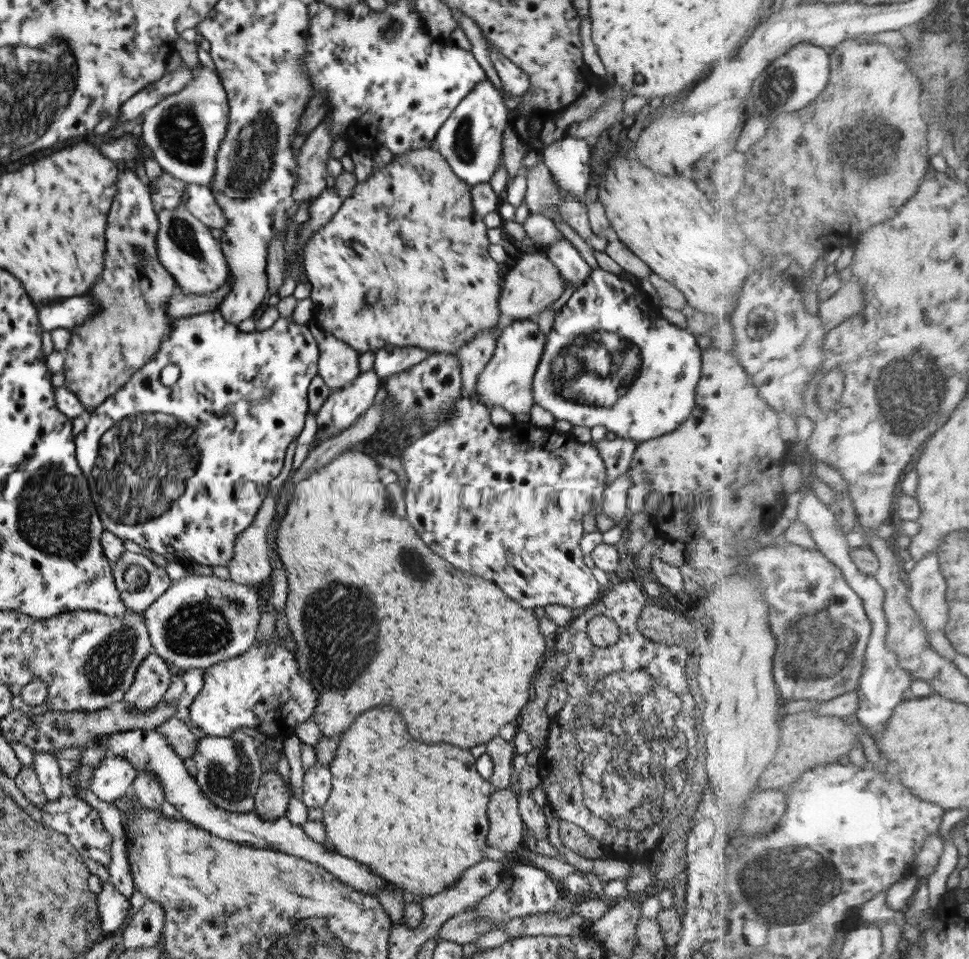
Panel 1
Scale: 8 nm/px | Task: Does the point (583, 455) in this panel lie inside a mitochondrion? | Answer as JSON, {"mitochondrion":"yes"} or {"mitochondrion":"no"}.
{"mitochondrion":"no"}

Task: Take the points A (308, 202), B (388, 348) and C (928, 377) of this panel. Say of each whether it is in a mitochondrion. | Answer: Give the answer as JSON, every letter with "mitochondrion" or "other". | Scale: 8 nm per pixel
{"A":"other","B":"other","C":"mitochondrion"}

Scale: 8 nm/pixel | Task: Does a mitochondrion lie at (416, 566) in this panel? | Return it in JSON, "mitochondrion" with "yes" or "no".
{"mitochondrion":"yes"}

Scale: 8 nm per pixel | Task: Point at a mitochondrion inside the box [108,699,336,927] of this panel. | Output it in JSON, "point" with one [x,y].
{"point":[228,776]}

